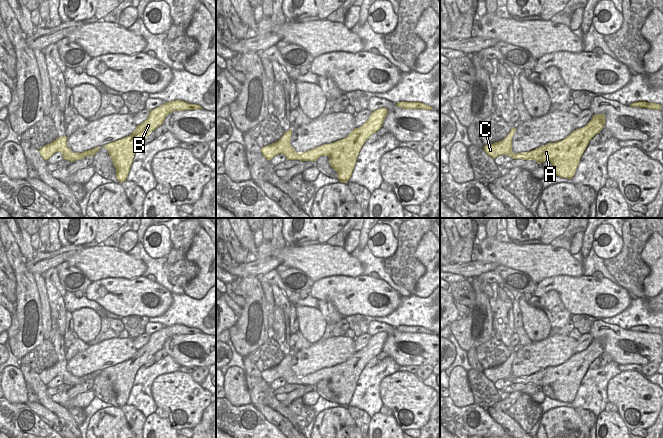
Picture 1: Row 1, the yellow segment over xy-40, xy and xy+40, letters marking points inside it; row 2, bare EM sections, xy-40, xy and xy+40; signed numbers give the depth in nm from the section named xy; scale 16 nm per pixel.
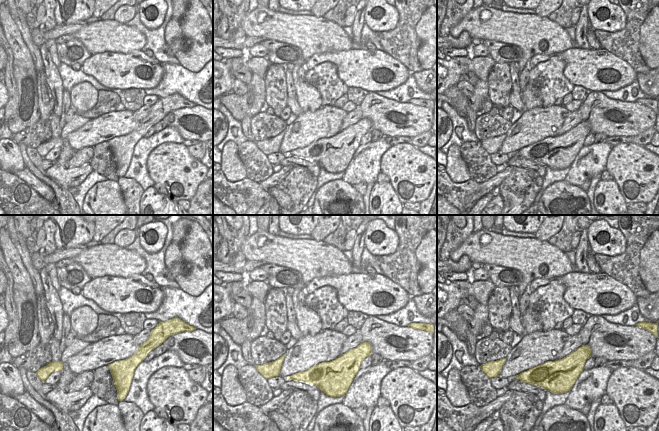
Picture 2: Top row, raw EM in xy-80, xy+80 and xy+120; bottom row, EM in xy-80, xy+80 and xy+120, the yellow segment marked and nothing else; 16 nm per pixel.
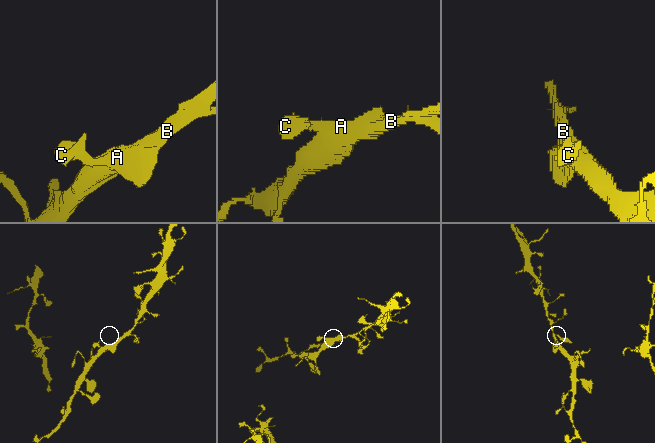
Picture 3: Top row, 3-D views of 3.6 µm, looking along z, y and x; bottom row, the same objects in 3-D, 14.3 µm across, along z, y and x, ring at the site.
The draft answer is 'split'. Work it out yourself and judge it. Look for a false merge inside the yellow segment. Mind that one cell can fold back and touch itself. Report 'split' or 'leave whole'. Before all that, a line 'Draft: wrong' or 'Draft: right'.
Draft: wrong
leave whole

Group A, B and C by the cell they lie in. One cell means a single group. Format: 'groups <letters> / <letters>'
groups A B C

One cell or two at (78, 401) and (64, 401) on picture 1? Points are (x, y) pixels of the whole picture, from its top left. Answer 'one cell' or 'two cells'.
one cell

